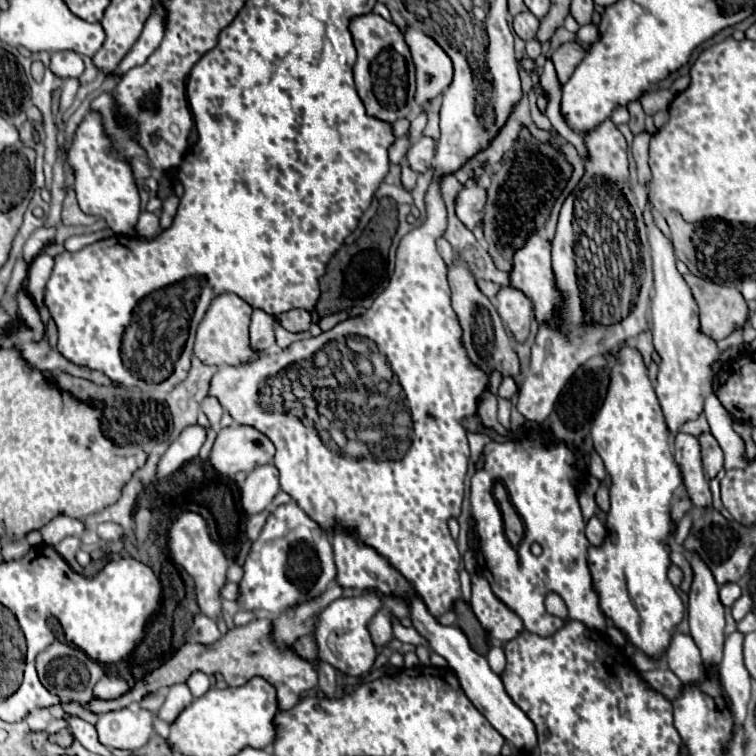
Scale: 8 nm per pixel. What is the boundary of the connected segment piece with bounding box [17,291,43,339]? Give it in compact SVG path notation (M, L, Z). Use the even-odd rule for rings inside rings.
M21 291L19 297L17 297L17 301L19 301L19 317L33 331L35 339L41 339L43 337L43 325L39 321L39 313L37 313L37 307L33 305L31 297L25 291Z

